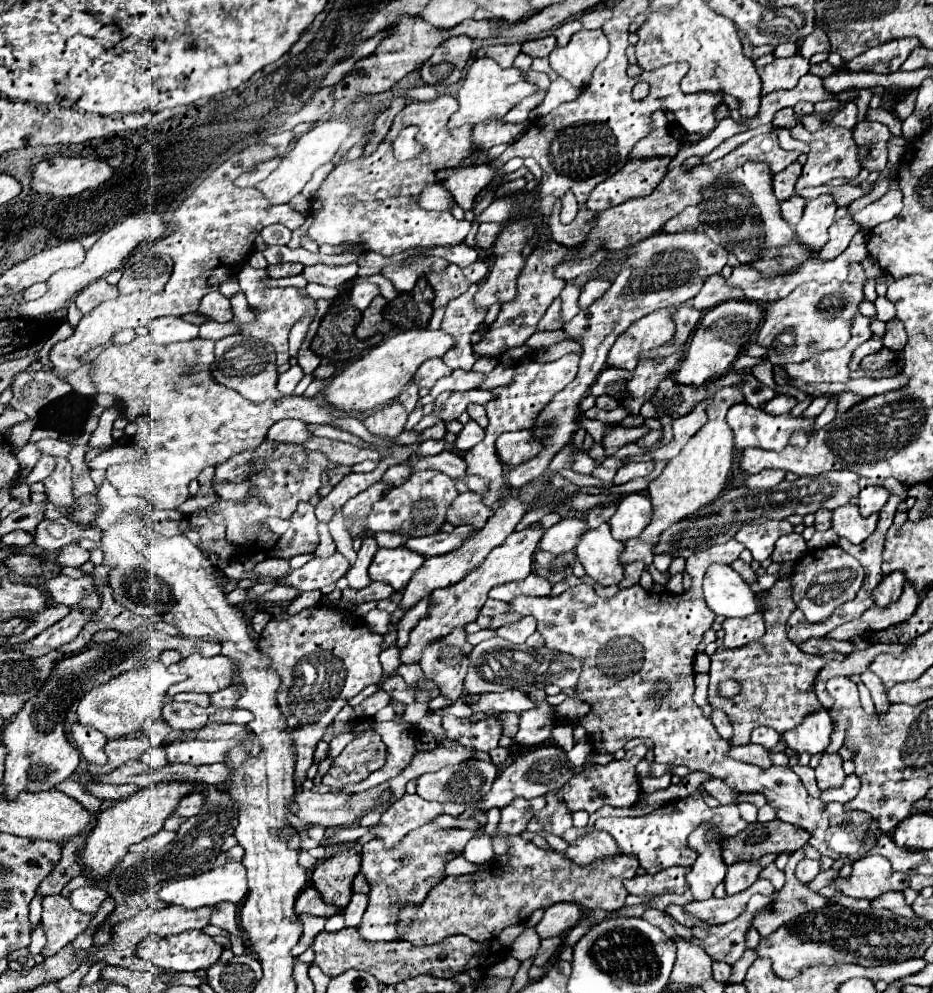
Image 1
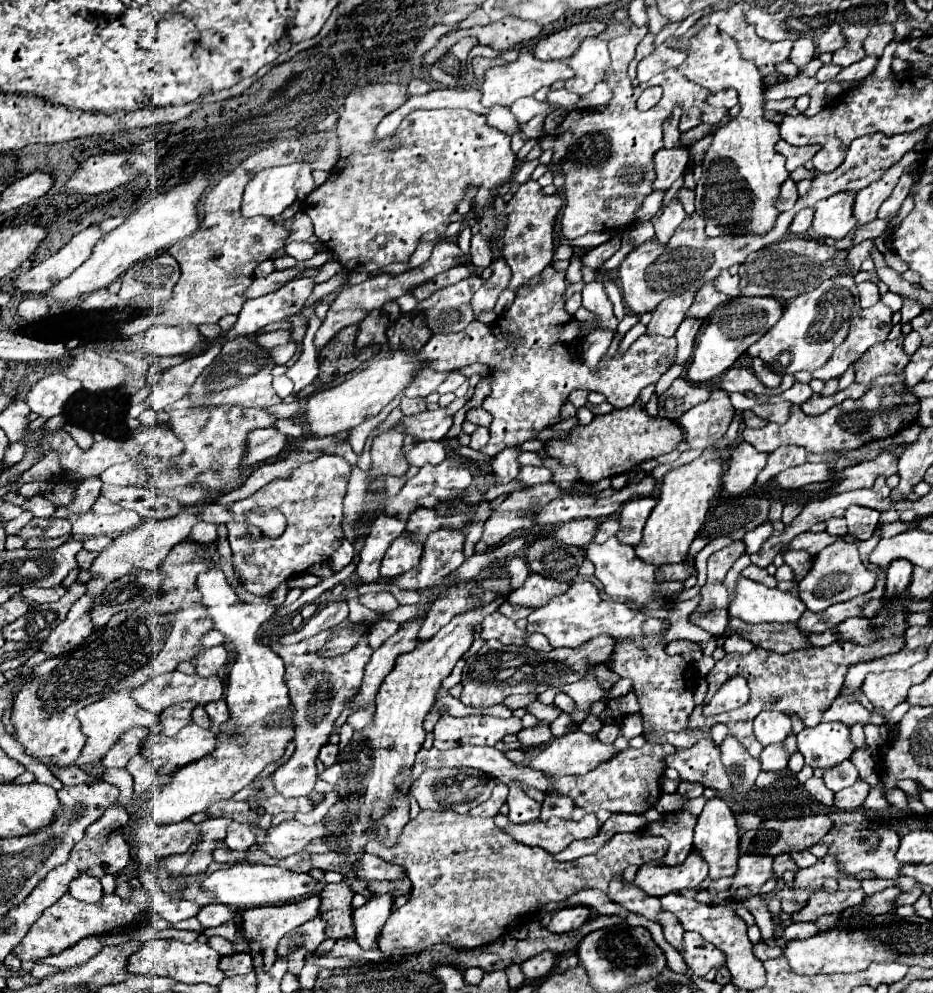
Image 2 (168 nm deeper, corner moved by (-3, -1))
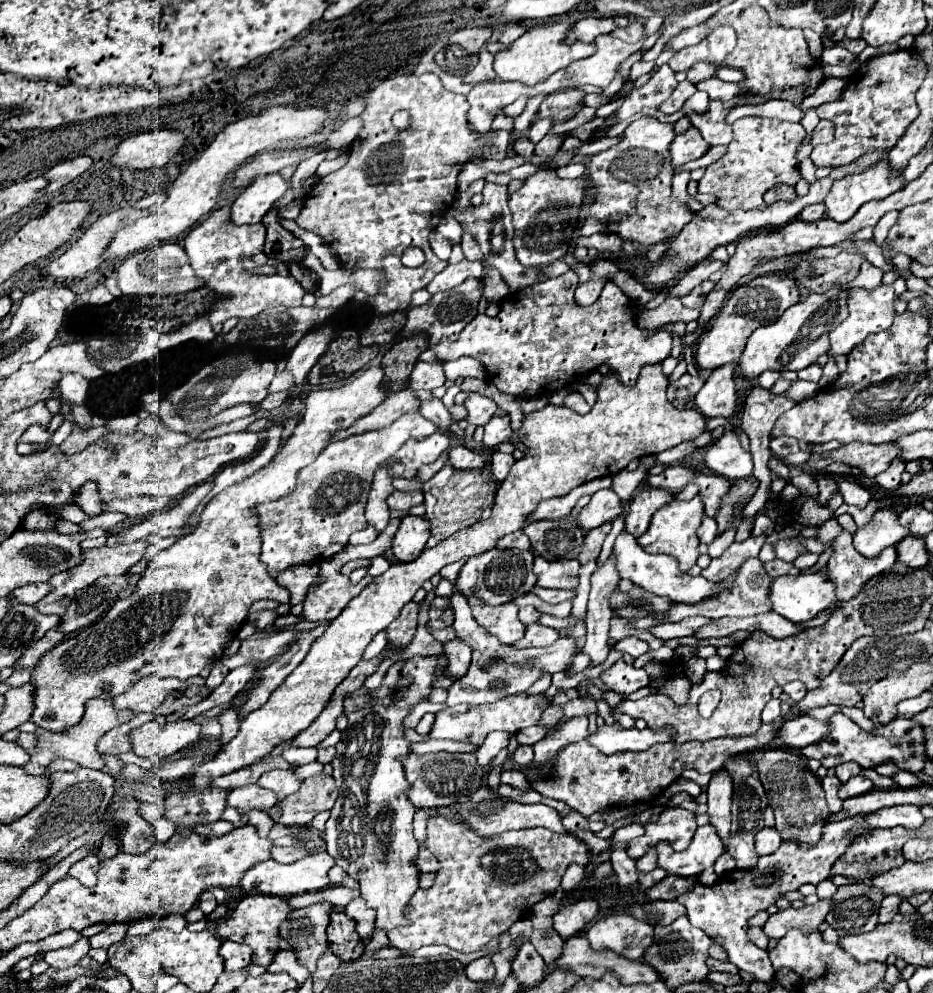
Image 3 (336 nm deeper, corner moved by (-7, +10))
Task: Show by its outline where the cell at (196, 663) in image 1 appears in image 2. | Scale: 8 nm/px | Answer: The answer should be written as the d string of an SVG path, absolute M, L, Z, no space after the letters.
M180 671L154 677L144 687L132 691L132 699L146 711L158 717L166 707L182 701L194 701L200 705L212 703L224 695L224 685L218 677L202 679L198 675L184 675Z

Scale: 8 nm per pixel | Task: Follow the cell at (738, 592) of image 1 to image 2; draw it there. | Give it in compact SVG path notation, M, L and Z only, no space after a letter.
M740 579L736 597L728 613L746 623L794 623L802 617L806 605L790 591L770 589L750 579Z

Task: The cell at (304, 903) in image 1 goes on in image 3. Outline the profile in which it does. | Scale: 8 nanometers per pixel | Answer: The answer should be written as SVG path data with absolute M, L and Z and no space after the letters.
M250 894L250 896L244 896L240 900L240 904L236 906L232 916L218 922L216 934L224 940L234 940L234 942L240 942L240 944L248 944L254 950L252 964L270 966L276 952L280 950L278 948L278 944L280 944L278 928L288 918L288 914L292 910L294 908L288 904L288 900L280 900L276 896L266 896L266 894Z

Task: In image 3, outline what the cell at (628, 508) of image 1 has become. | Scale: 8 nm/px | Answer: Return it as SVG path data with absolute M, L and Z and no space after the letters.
M660 488L638 490L630 500L630 512L626 516L624 530L628 530L632 536L640 538L648 530L654 510L664 506L670 498L672 498L672 494L668 490L660 490Z

